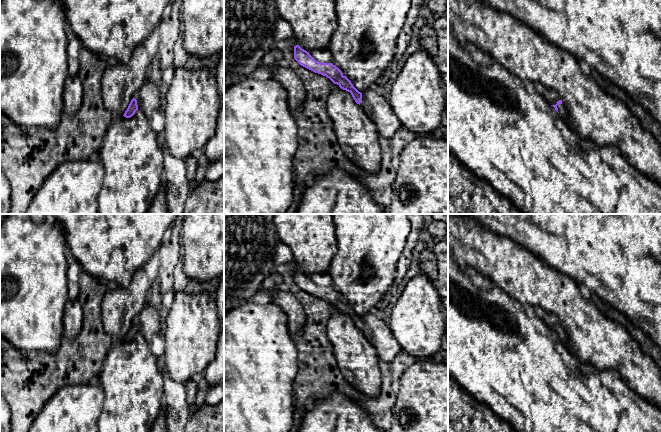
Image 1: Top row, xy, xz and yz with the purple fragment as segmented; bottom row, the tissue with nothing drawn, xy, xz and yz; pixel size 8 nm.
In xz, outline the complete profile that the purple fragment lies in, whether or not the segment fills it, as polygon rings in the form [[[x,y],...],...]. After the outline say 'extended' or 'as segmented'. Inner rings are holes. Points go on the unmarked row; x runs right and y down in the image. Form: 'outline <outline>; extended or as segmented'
outline [[[299,269],[294,270],[294,283],[301,290],[326,300],[341,313],[350,316],[355,326],[363,332],[364,337],[376,349],[380,361],[390,364],[402,350],[387,321],[370,313],[365,314],[363,317],[359,316],[338,291],[332,287],[316,285],[309,276]]]; extended

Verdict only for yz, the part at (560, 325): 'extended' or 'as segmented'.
extended

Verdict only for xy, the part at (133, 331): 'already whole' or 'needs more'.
needs more

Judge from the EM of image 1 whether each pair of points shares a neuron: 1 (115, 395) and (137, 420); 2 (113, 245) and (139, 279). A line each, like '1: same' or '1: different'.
1: same
2: different

